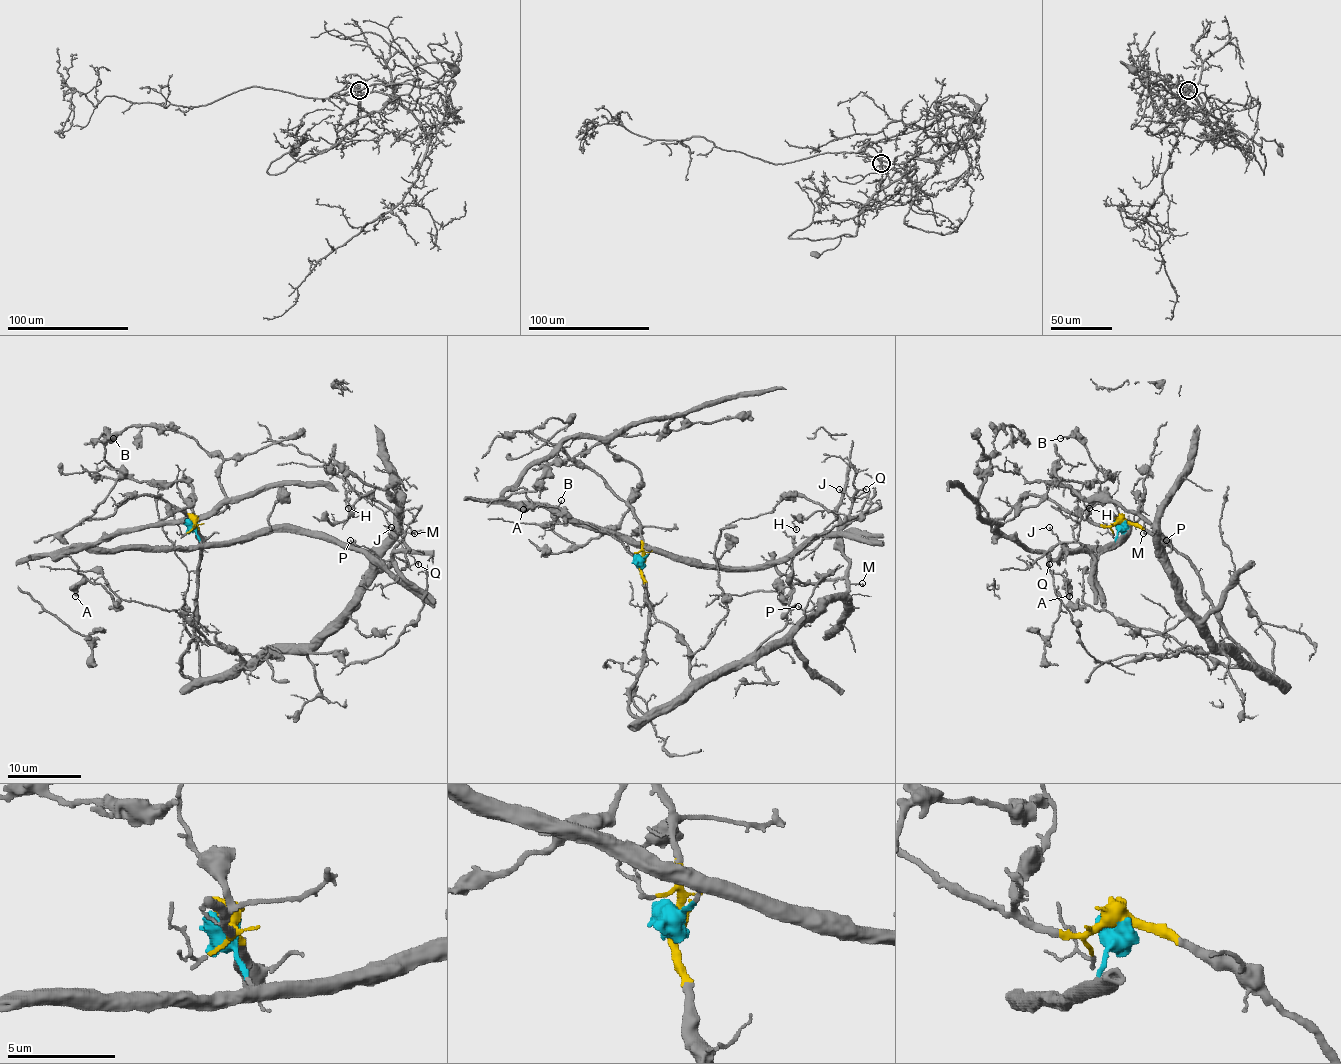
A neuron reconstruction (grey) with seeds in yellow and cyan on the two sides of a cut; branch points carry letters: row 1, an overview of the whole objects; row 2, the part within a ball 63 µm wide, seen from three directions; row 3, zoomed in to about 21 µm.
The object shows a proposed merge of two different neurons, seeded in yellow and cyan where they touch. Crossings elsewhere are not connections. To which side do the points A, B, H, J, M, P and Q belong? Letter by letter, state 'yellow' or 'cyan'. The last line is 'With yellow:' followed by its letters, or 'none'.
A: cyan
B: cyan
H: yellow
J: cyan
M: yellow
P: yellow
Q: cyan
With yellow: H, M, P

